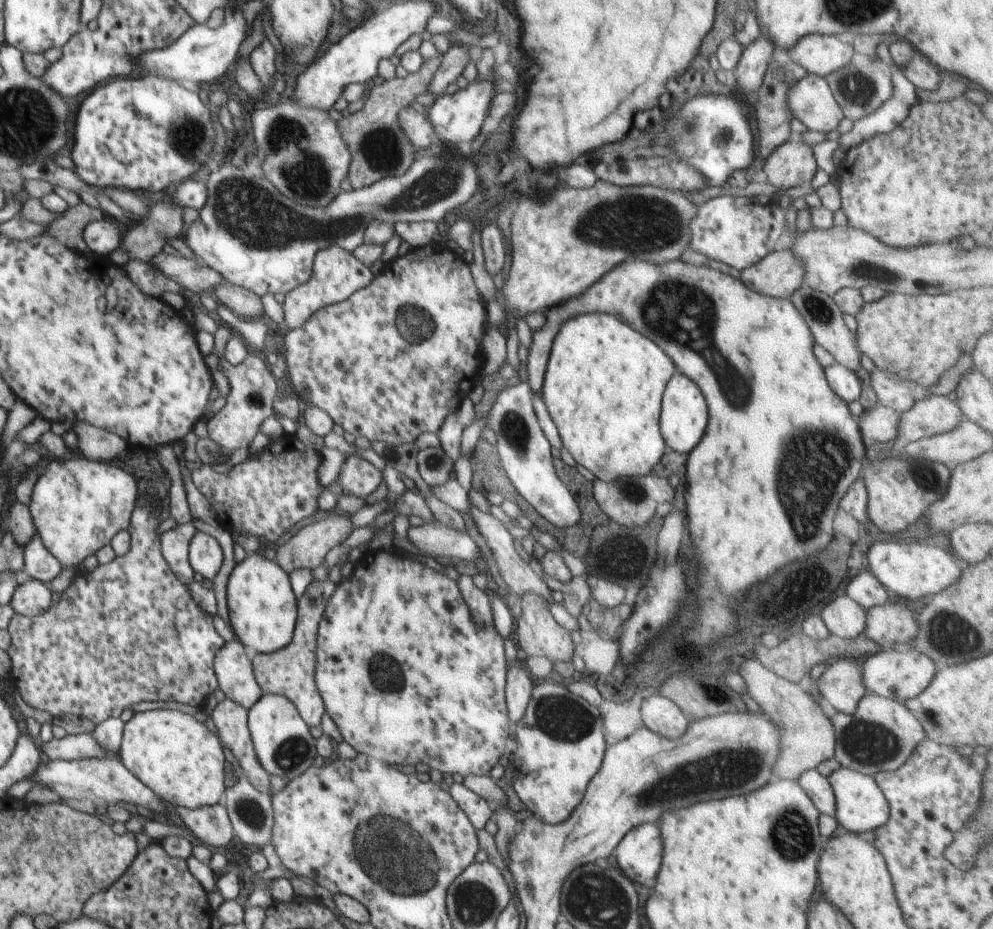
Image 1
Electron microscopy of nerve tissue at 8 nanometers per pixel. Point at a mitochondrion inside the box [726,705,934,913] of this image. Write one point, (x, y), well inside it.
(866, 743)

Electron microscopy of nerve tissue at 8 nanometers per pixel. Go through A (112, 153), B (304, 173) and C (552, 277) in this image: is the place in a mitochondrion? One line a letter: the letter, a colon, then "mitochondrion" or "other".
A: other
B: mitochondrion
C: other

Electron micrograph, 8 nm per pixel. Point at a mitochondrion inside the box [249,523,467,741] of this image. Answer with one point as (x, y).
(385, 672)

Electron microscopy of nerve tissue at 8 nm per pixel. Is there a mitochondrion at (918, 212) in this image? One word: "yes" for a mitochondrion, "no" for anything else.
no

